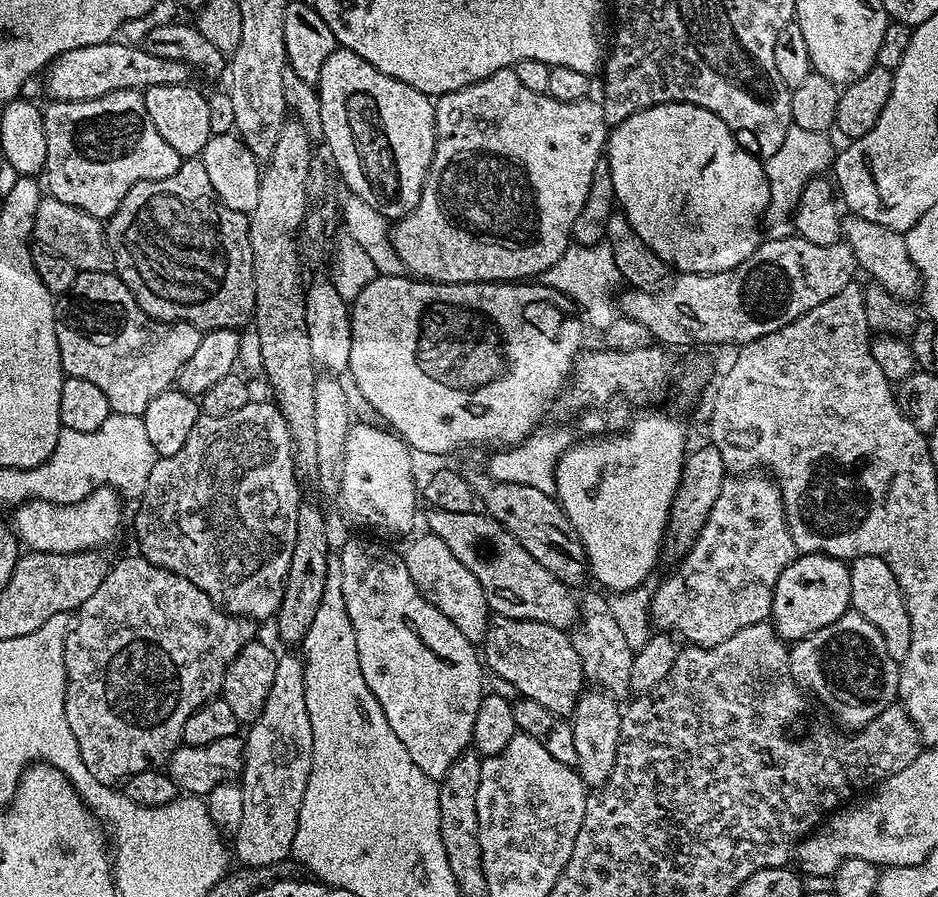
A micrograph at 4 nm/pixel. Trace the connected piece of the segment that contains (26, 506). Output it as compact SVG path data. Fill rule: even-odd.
M102 486L91 492L82 502L73 504L55 504L41 500L28 500L15 505L13 516L10 516L12 530L16 539L25 549L34 552L86 552L100 550L120 532L120 519L124 508L120 505L121 493L117 489Z

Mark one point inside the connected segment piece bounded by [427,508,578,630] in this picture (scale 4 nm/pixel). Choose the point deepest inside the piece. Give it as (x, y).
(516, 586)

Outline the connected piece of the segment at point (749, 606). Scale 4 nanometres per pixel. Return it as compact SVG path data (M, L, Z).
M729 475L722 482L722 490L697 540L675 565L676 573L666 577L651 593L651 627L664 634L675 634L689 645L709 648L718 642L726 642L730 634L738 634L738 630L746 630L746 626L763 624L772 615L774 586L782 570L786 570L797 555L794 538L790 536L790 526L786 522L782 494L771 475Z

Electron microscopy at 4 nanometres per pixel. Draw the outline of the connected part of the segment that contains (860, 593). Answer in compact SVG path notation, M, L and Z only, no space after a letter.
M860 556L848 564L850 574L851 611L862 614L878 634L882 634L882 642L886 642L886 650L890 658L902 662L910 651L910 614L906 610L906 602L902 590L898 586L898 578L894 578L894 570L882 562L877 556Z

